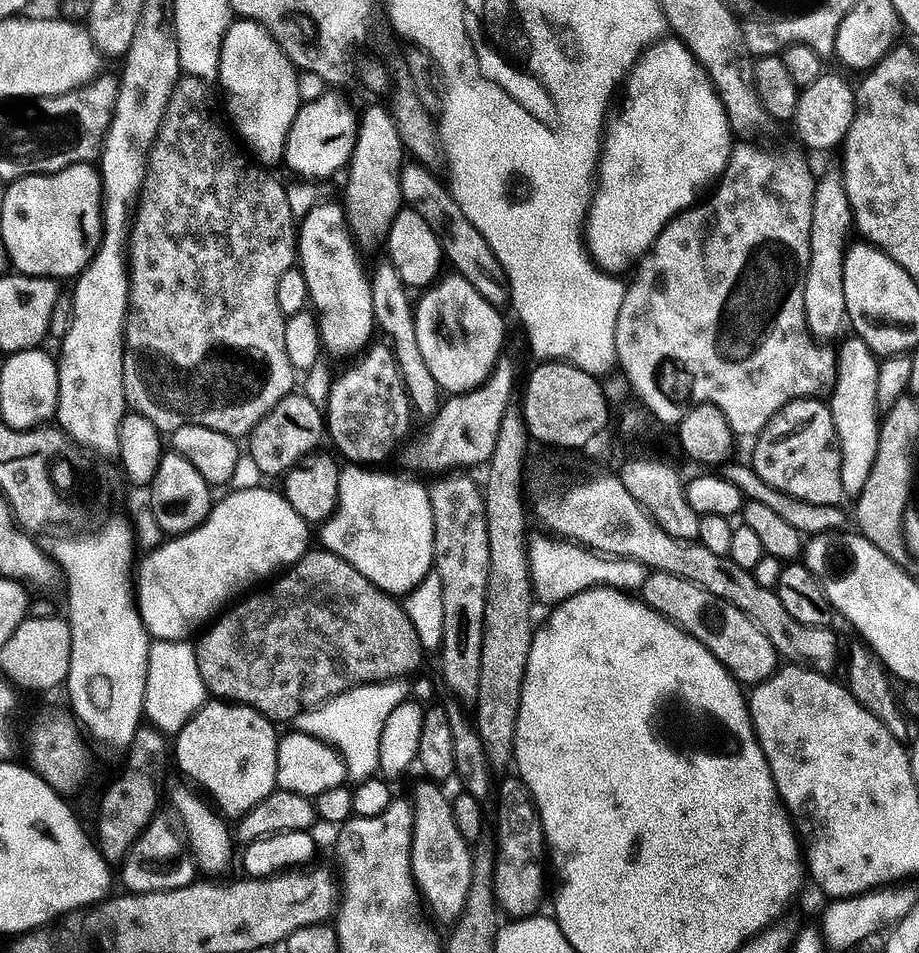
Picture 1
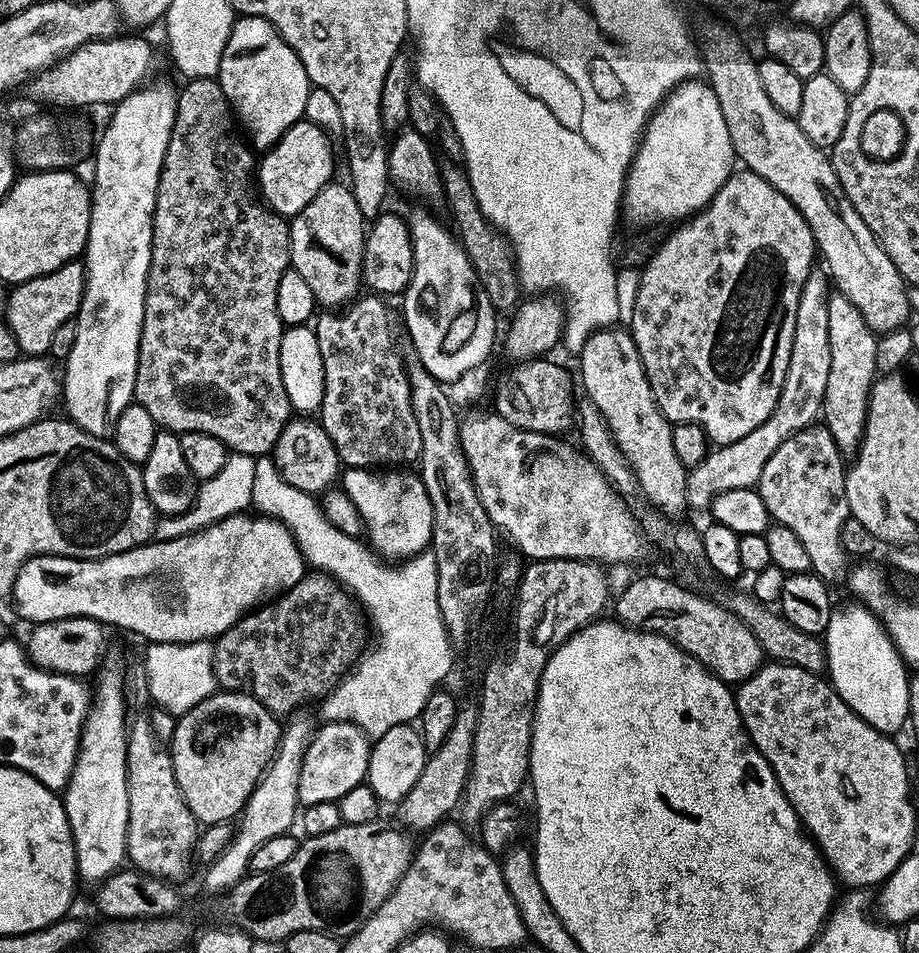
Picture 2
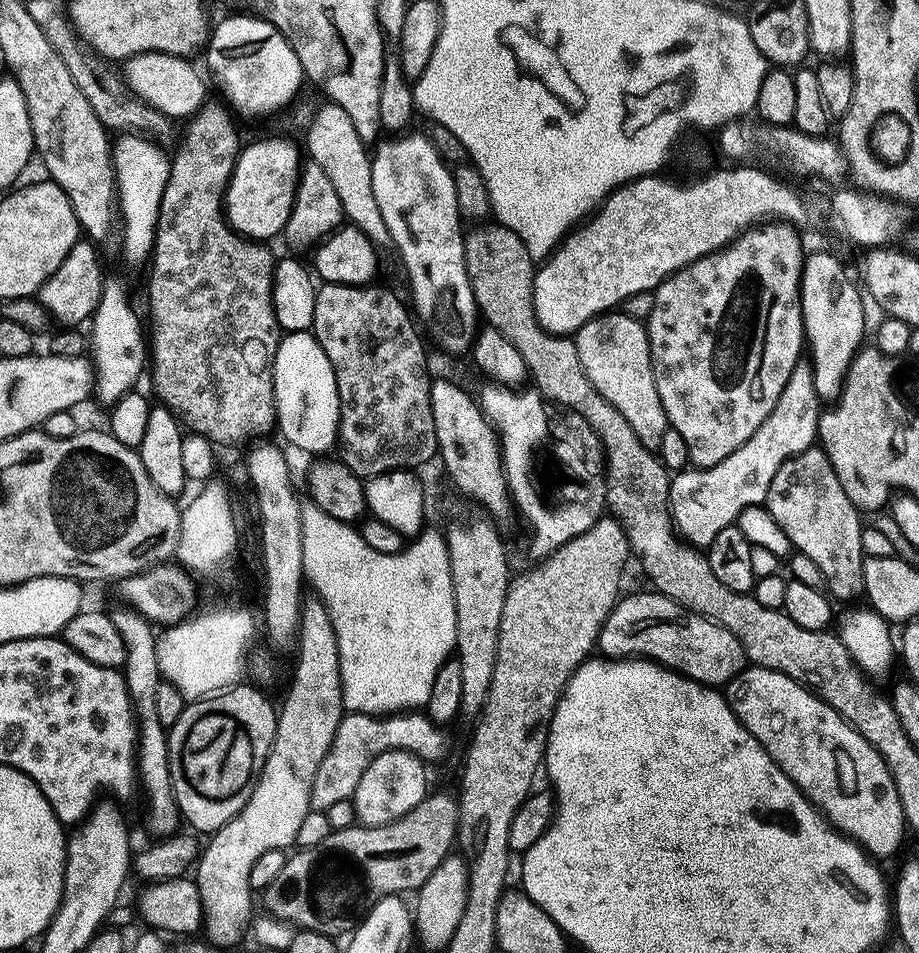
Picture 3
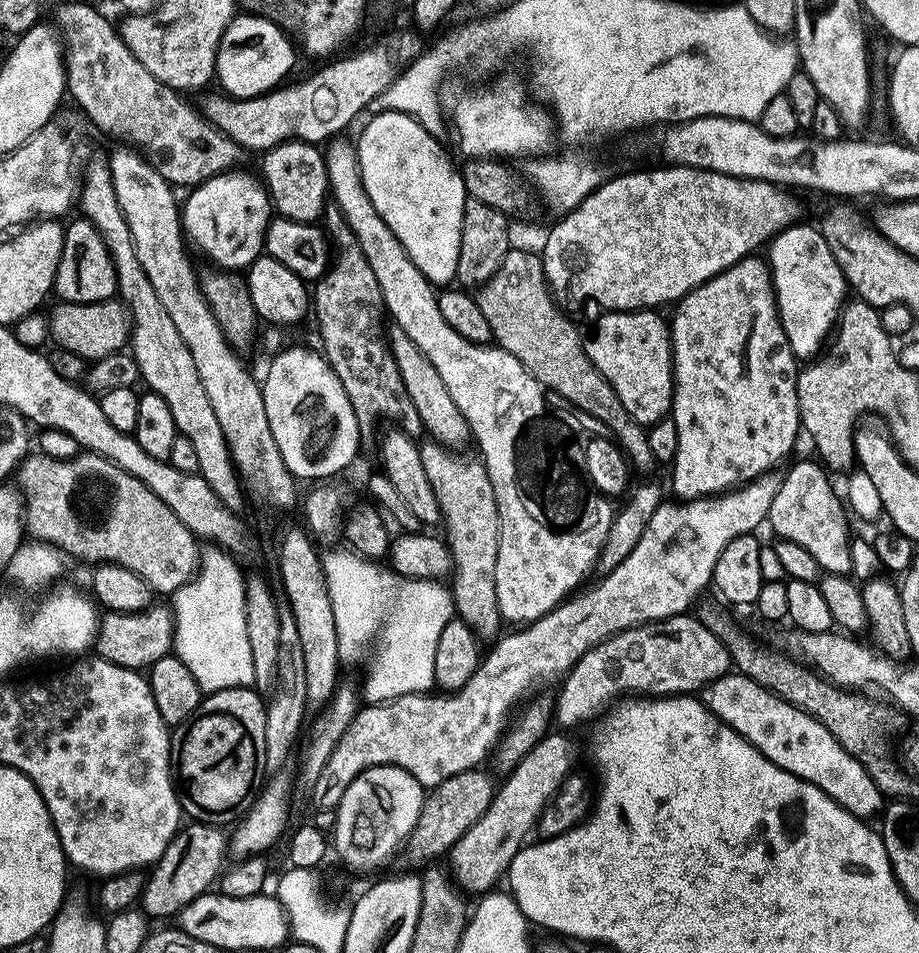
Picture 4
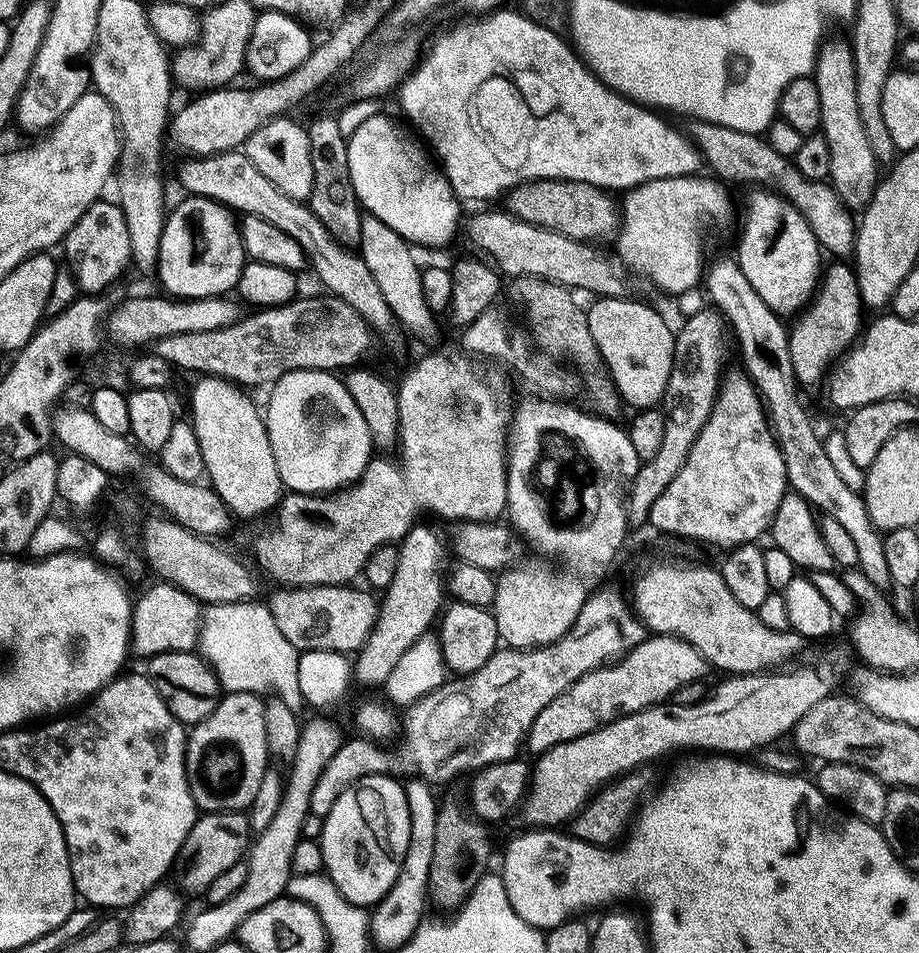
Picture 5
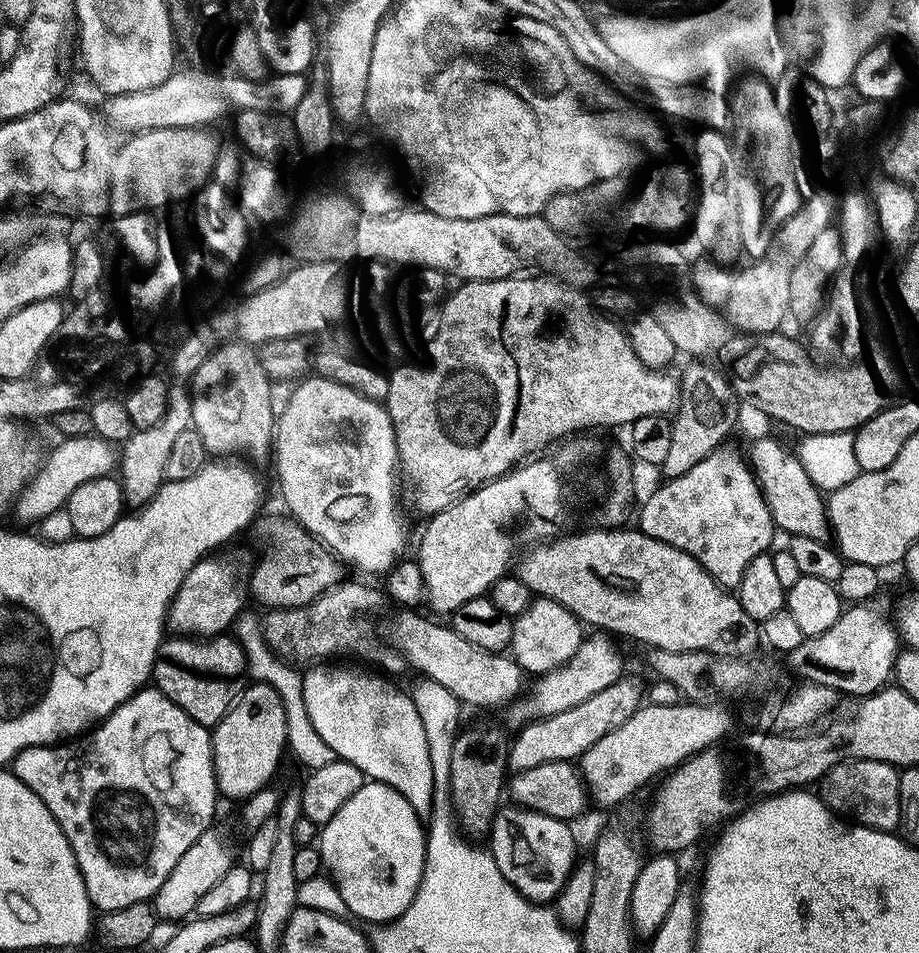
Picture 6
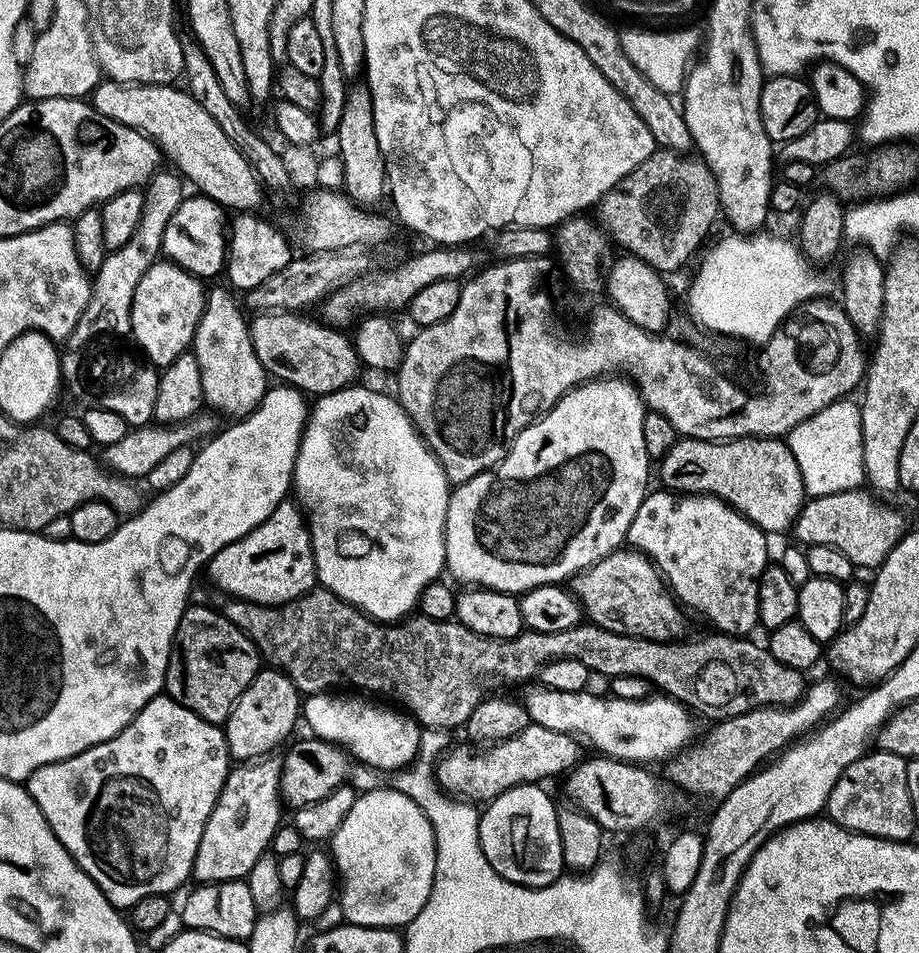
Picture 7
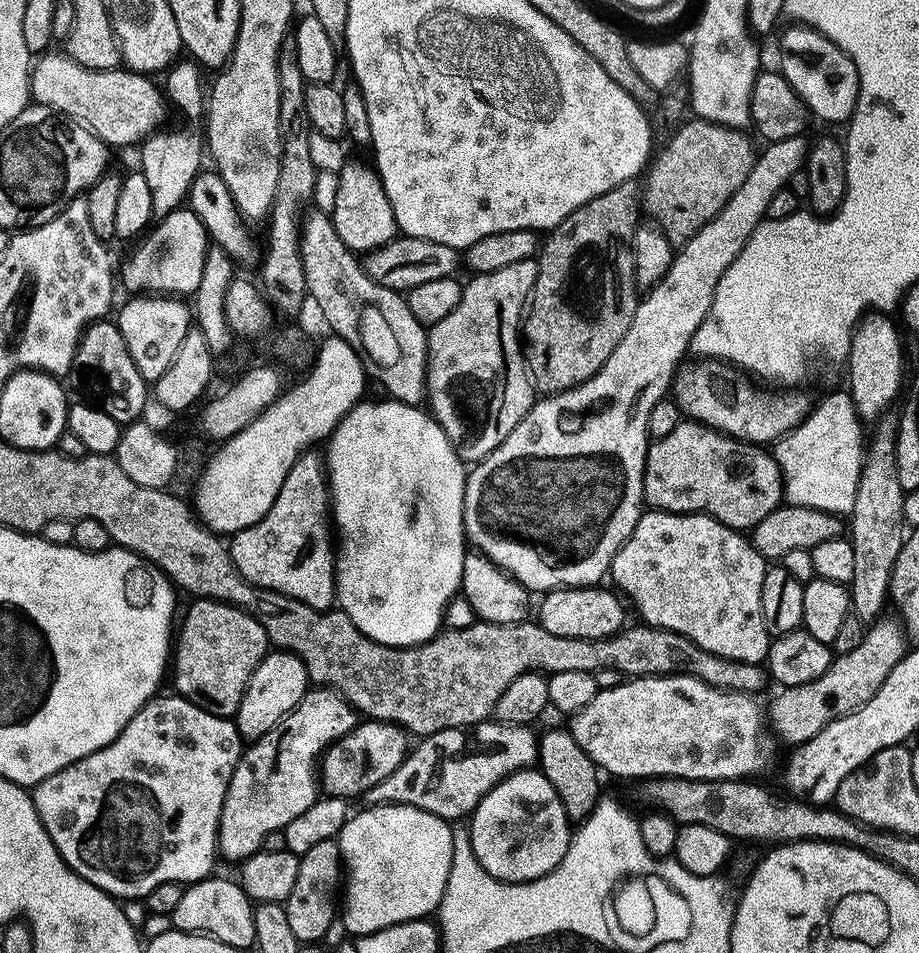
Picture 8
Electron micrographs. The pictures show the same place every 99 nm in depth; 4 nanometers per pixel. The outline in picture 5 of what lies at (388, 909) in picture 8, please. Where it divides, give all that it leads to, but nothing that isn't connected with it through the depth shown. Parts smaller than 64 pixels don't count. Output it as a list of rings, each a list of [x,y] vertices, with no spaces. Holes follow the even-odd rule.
[[[391,775],[368,776],[360,780],[338,802],[334,802],[334,810],[324,817],[326,830],[319,840],[320,848],[324,851],[324,869],[332,885],[343,894],[352,904],[365,910],[376,908],[391,891],[402,874],[403,864],[410,847],[411,814],[407,804],[405,785],[392,780]]]

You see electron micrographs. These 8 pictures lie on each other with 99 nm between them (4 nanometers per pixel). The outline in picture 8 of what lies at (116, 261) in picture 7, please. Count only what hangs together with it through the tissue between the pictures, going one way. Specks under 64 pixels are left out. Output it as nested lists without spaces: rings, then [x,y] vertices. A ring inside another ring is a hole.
[[[160,132],[144,141],[139,166],[153,198],[153,214],[157,219],[164,219],[170,213],[179,211],[191,195],[192,184],[203,169],[202,154],[204,142],[194,134],[186,132]]]

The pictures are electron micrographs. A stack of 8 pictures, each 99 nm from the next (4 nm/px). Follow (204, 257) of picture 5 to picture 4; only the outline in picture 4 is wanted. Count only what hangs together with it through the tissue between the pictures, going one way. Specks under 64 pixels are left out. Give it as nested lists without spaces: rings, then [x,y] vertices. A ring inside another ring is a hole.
[[[231,172],[226,175],[216,176],[213,179],[208,180],[206,183],[201,184],[195,189],[189,196],[191,196],[186,204],[182,208],[182,228],[189,240],[189,243],[195,244],[195,246],[202,252],[204,252],[220,269],[224,272],[242,272],[250,268],[252,264],[265,253],[267,245],[268,227],[274,219],[274,205],[271,200],[271,196],[268,193],[265,185],[261,182],[257,182],[250,176],[242,175],[242,172]]]

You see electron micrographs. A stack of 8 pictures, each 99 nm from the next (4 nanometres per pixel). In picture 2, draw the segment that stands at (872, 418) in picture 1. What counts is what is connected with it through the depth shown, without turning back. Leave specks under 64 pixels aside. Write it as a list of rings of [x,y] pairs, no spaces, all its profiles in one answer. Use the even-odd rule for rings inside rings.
[[[829,295],[830,346],[832,365],[830,366],[830,386],[826,386],[826,398],[822,413],[823,423],[830,430],[834,442],[845,454],[852,454],[864,441],[864,431],[868,421],[868,403],[872,397],[872,385],[878,379],[877,333],[858,314],[858,306],[850,303],[845,296]]]

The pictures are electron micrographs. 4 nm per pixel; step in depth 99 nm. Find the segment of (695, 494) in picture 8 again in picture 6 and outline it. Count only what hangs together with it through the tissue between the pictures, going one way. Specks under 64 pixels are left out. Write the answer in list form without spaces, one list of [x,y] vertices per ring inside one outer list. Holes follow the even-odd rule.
[[[776,438],[760,439],[751,445],[752,462],[750,468],[756,483],[768,503],[772,521],[781,533],[789,532],[789,537],[810,538],[819,544],[828,544],[833,539],[832,525],[828,523],[825,497],[814,486],[810,474],[802,466],[797,455],[787,452]]]

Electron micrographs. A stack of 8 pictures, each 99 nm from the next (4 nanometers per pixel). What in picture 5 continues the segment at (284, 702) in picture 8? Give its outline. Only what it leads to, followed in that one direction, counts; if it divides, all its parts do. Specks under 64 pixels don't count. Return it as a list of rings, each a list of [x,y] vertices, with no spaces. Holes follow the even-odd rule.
[[[257,694],[225,695],[214,714],[188,732],[188,781],[201,813],[247,813],[269,767],[266,704]]]

